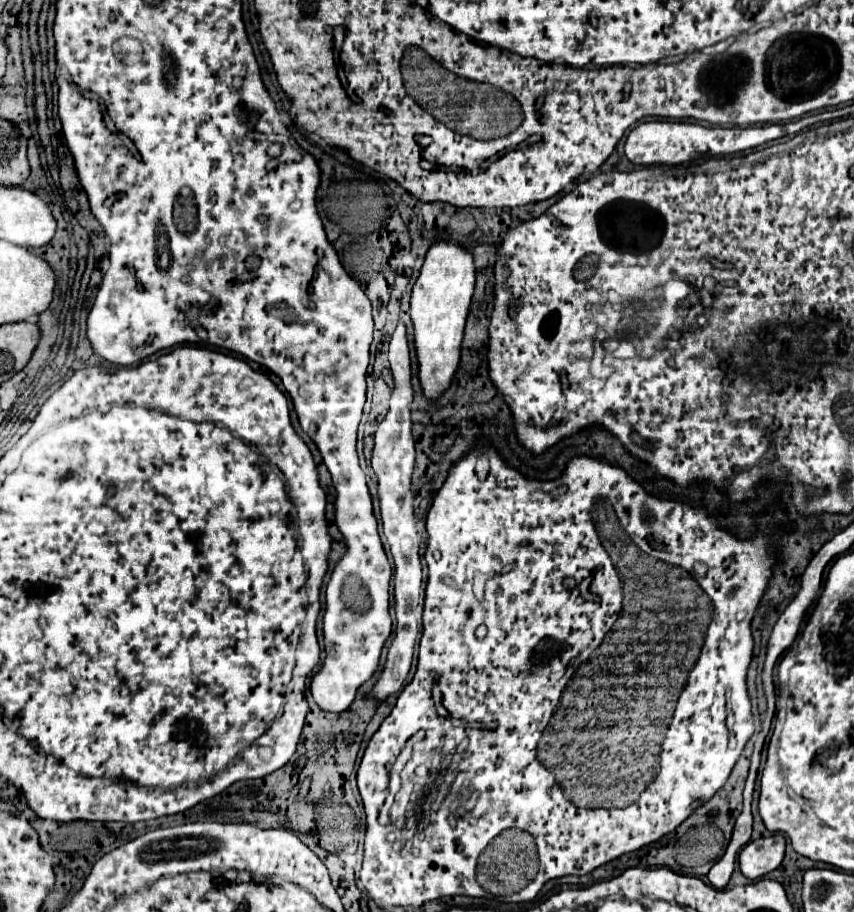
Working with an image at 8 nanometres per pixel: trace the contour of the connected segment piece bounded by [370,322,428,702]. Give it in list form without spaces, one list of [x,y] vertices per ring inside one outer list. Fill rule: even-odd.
[[[400,322],[392,334],[392,340],[388,346],[388,358],[390,358],[390,370],[394,376],[394,390],[392,390],[388,414],[376,430],[374,452],[370,458],[372,470],[378,478],[378,500],[380,500],[384,536],[390,544],[390,552],[392,552],[394,566],[396,566],[394,568],[394,572],[396,572],[394,574],[396,636],[394,636],[392,646],[388,650],[388,660],[386,660],[386,666],[382,670],[382,676],[374,686],[374,694],[380,702],[384,702],[390,694],[400,692],[402,686],[406,684],[406,676],[408,676],[410,664],[412,664],[416,637],[422,624],[424,591],[428,577],[428,568],[423,552],[427,544],[428,534],[425,520],[421,518],[419,508],[414,508],[416,494],[412,492],[412,470],[414,470],[414,460],[416,460],[411,420],[414,390],[412,390],[410,348],[408,348],[404,322]]]

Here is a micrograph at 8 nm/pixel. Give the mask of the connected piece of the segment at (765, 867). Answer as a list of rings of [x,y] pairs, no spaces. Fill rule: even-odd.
[[[772,834],[768,838],[758,838],[748,842],[748,846],[742,848],[738,856],[740,872],[746,878],[754,880],[776,870],[784,858],[784,848],[786,842],[780,834]]]

